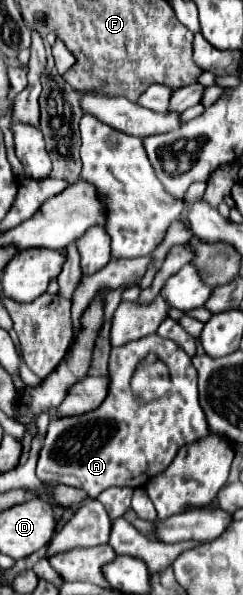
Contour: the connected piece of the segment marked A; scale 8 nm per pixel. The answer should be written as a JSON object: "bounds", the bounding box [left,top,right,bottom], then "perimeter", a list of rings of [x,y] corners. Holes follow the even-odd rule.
{"bounds":[37,335,211,499],"perimeter":[[[149,335],[123,347],[111,349],[109,359],[111,387],[107,399],[95,411],[83,415],[51,415],[51,423],[37,461],[37,477],[43,483],[57,481],[69,487],[77,487],[87,491],[93,499],[103,489],[113,485],[143,487],[151,477],[169,467],[183,445],[211,435],[205,413],[197,399],[197,369],[193,367],[191,357],[175,341]],[[149,353],[157,355],[157,359],[169,367],[171,389],[161,399],[141,401],[131,389],[131,377],[137,363]]]}

